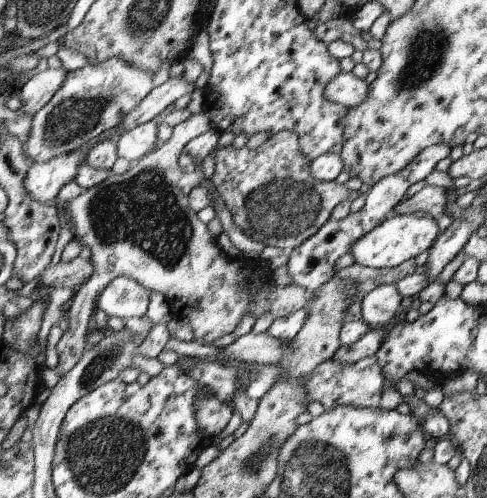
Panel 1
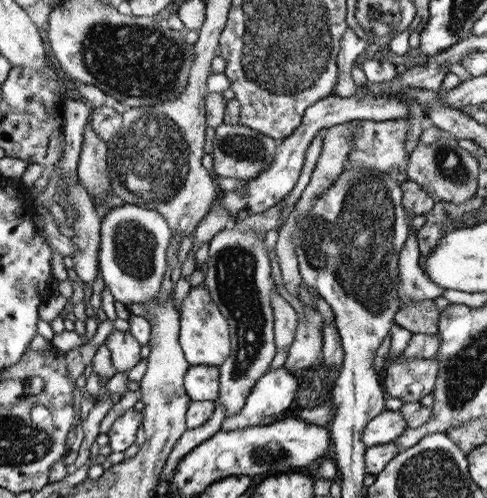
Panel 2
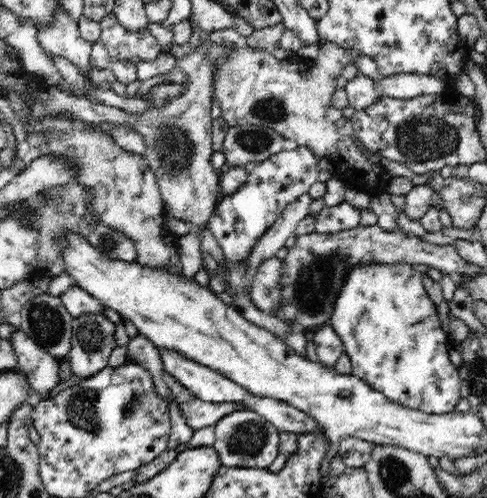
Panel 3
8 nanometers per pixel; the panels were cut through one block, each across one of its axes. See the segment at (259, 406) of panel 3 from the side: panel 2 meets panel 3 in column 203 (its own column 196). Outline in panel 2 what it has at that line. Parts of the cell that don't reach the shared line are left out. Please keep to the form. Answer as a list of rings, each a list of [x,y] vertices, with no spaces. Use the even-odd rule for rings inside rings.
[[[191,364],[185,372],[185,392],[191,400],[217,400],[219,396],[219,366]]]

